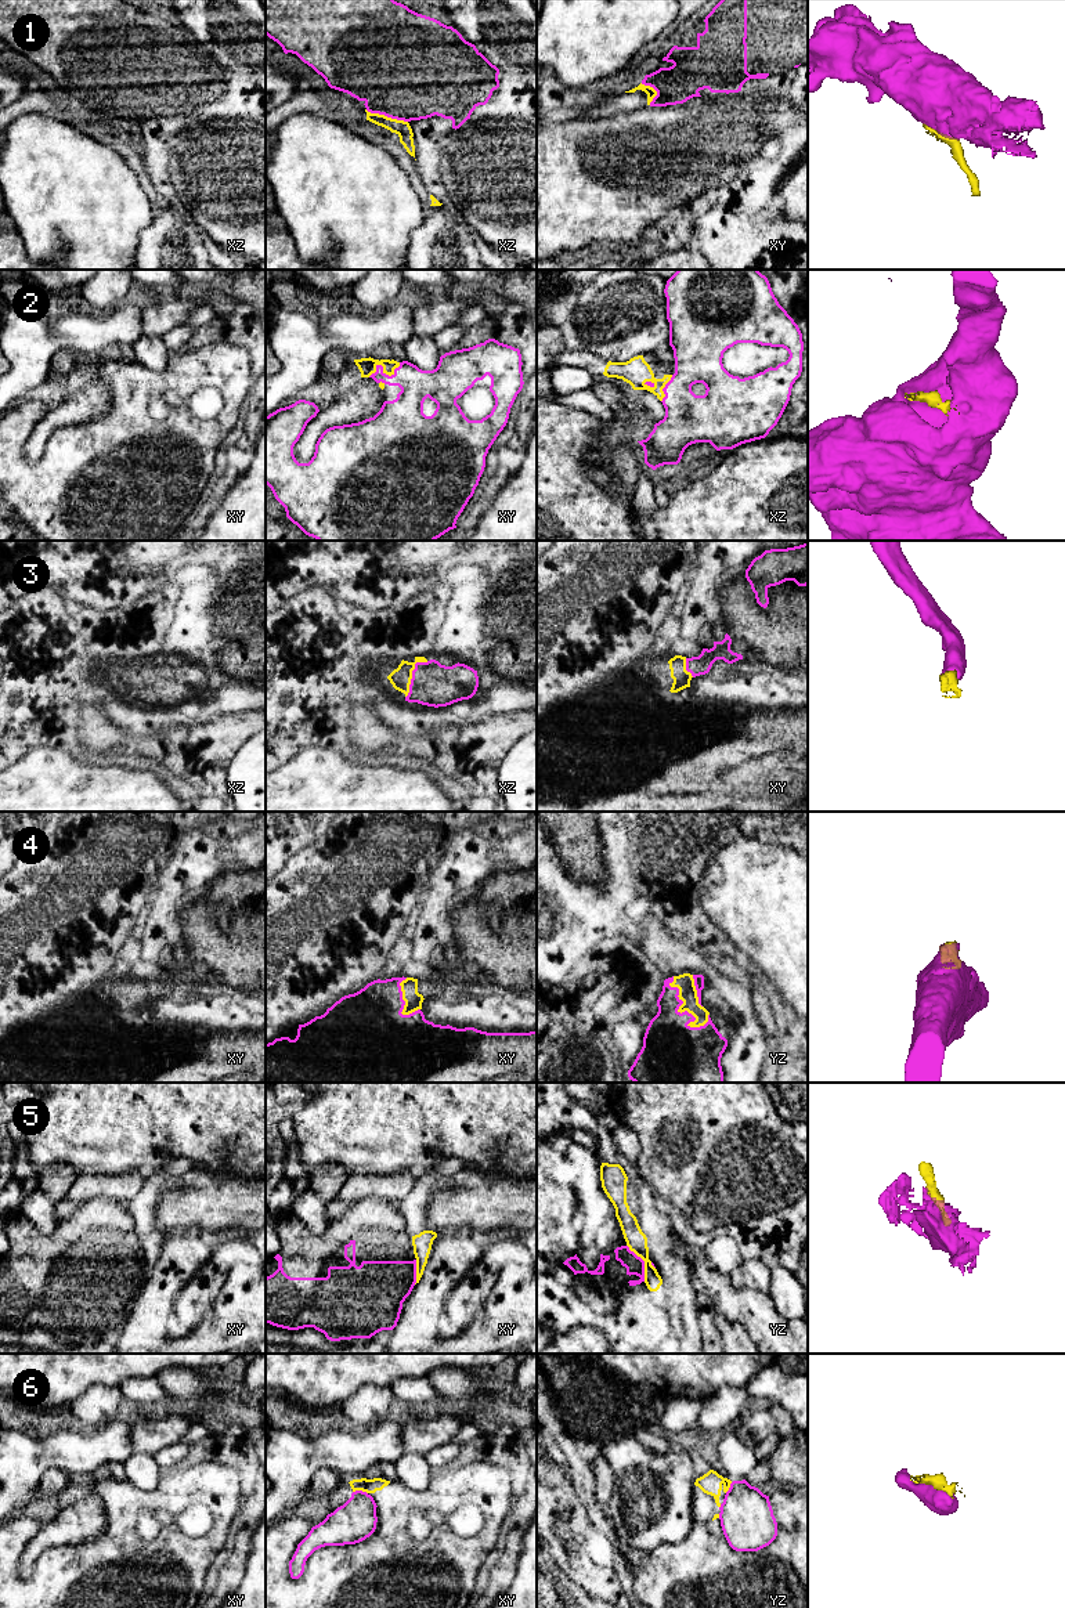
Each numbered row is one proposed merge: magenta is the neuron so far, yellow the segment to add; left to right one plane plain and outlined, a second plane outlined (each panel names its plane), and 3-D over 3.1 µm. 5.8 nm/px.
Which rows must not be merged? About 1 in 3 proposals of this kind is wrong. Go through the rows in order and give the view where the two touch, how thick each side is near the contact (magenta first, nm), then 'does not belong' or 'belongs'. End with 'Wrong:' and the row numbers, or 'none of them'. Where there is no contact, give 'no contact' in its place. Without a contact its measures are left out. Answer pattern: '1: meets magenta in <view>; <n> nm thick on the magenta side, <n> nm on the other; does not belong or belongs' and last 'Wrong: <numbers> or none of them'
1: meets magenta in xz; 500 nm thick on the magenta side, 90 nm on the other; does not belong
2: meets magenta in xy; 190 nm thick on the magenta side, 100 nm on the other; belongs
3: meets magenta in xz; 260 nm thick on the magenta side, 120 nm on the other; belongs
4: meets magenta in yz; 380 nm thick on the magenta side, 110 nm on the other; belongs
5: meets magenta in yz; 110 nm thick on the magenta side, 120 nm on the other; does not belong
6: meets magenta in xy; 240 nm thick on the magenta side, 80 nm on the other; does not belong
Wrong: 1, 5, 6

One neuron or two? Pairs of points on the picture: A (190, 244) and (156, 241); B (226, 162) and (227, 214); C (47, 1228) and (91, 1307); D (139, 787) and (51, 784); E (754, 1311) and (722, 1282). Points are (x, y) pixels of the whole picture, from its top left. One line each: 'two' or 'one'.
A: one
B: one
C: two
D: one
E: one

